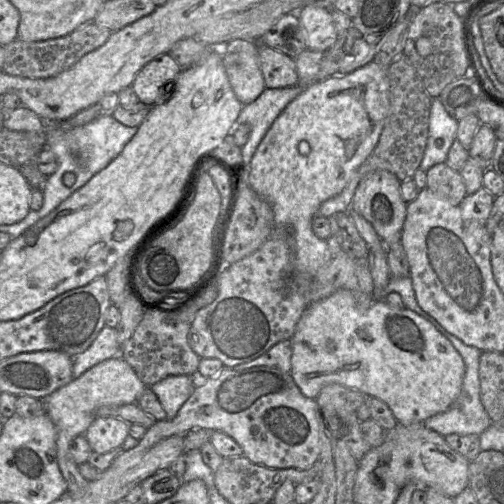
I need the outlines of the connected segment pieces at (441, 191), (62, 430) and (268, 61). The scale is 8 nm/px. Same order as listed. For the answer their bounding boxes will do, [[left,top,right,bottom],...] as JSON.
[[426,162,467,206],[41,358,146,498],[258,46,299,88]]

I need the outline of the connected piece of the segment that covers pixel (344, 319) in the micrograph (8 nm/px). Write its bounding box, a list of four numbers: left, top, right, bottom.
[290,289,465,426]

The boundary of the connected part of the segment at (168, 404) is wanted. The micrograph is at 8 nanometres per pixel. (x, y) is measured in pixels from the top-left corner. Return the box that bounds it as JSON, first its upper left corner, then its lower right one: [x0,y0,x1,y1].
[150,375,195,419]

